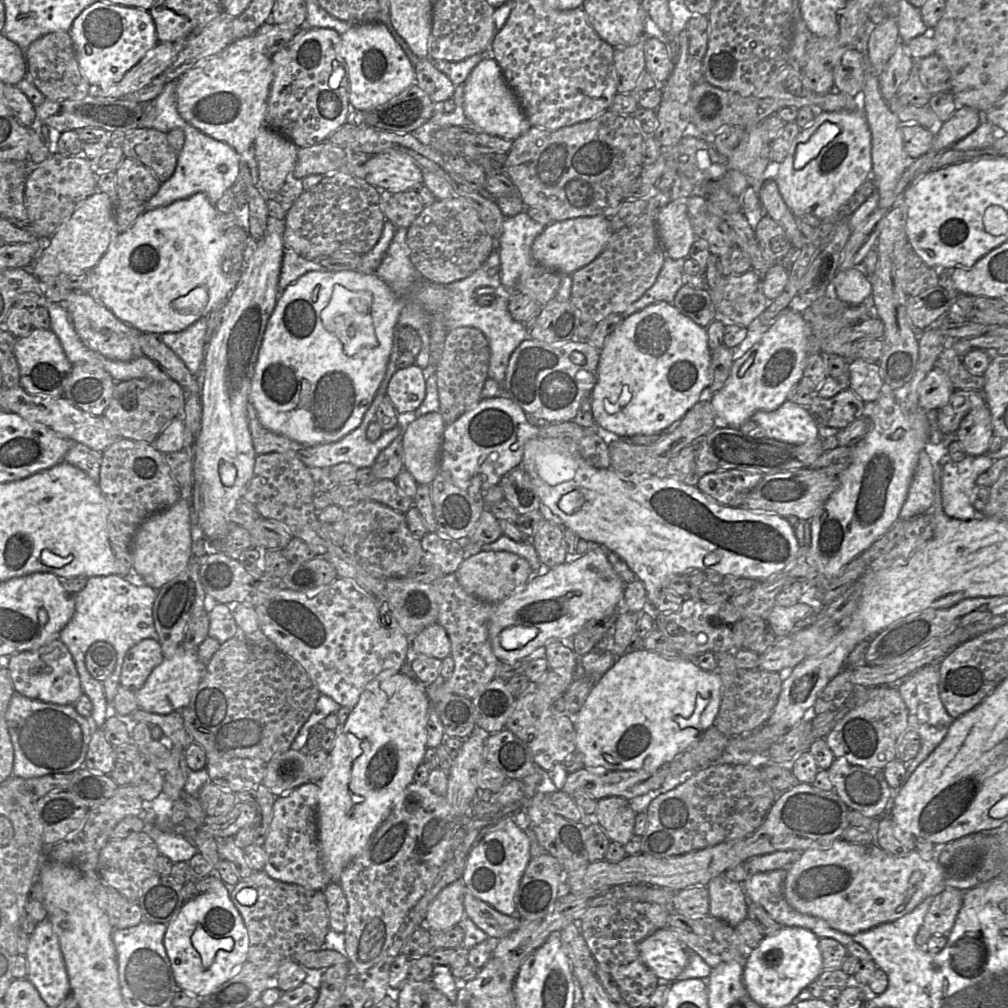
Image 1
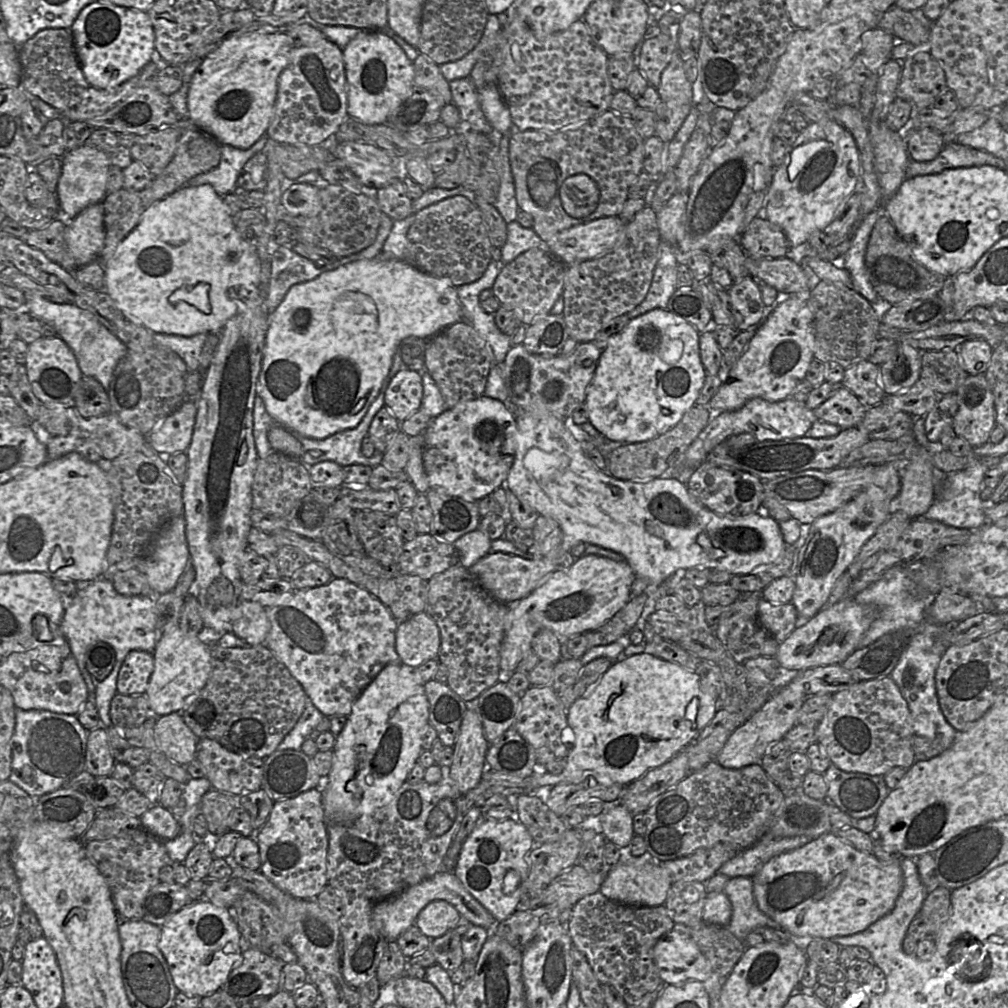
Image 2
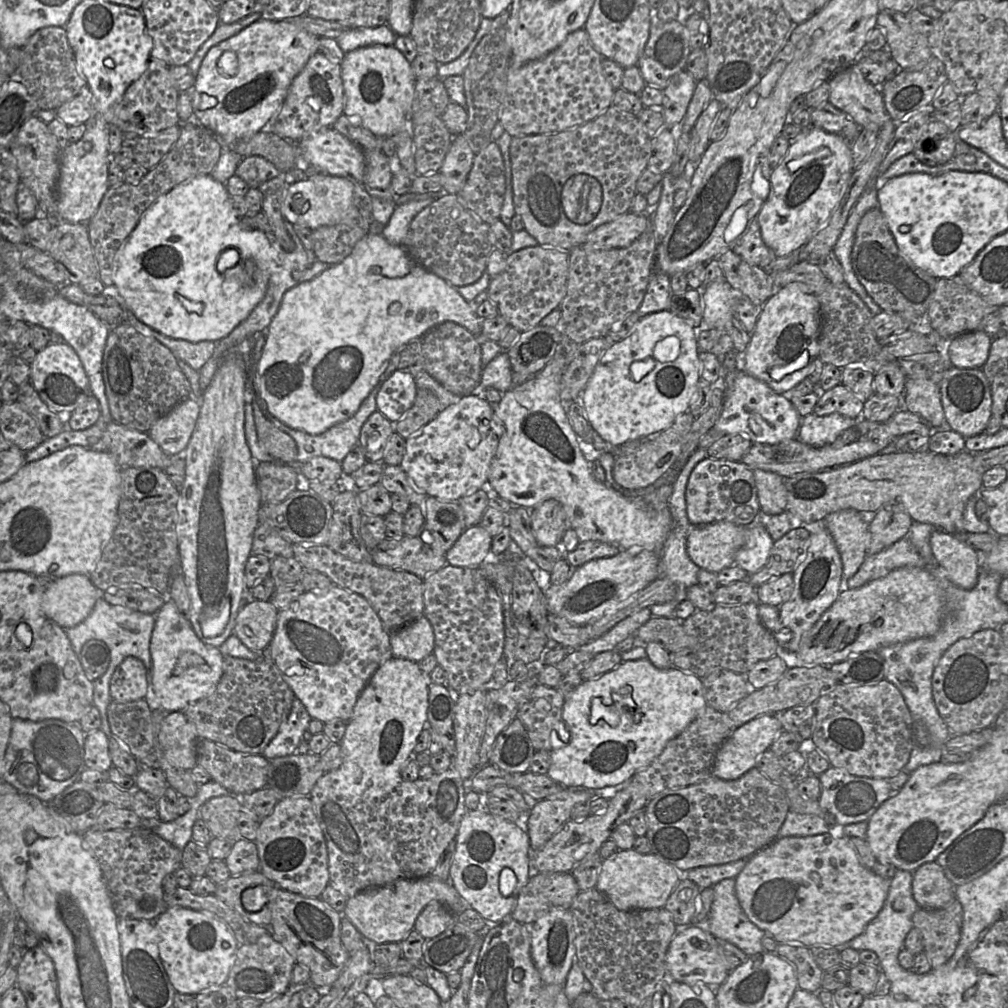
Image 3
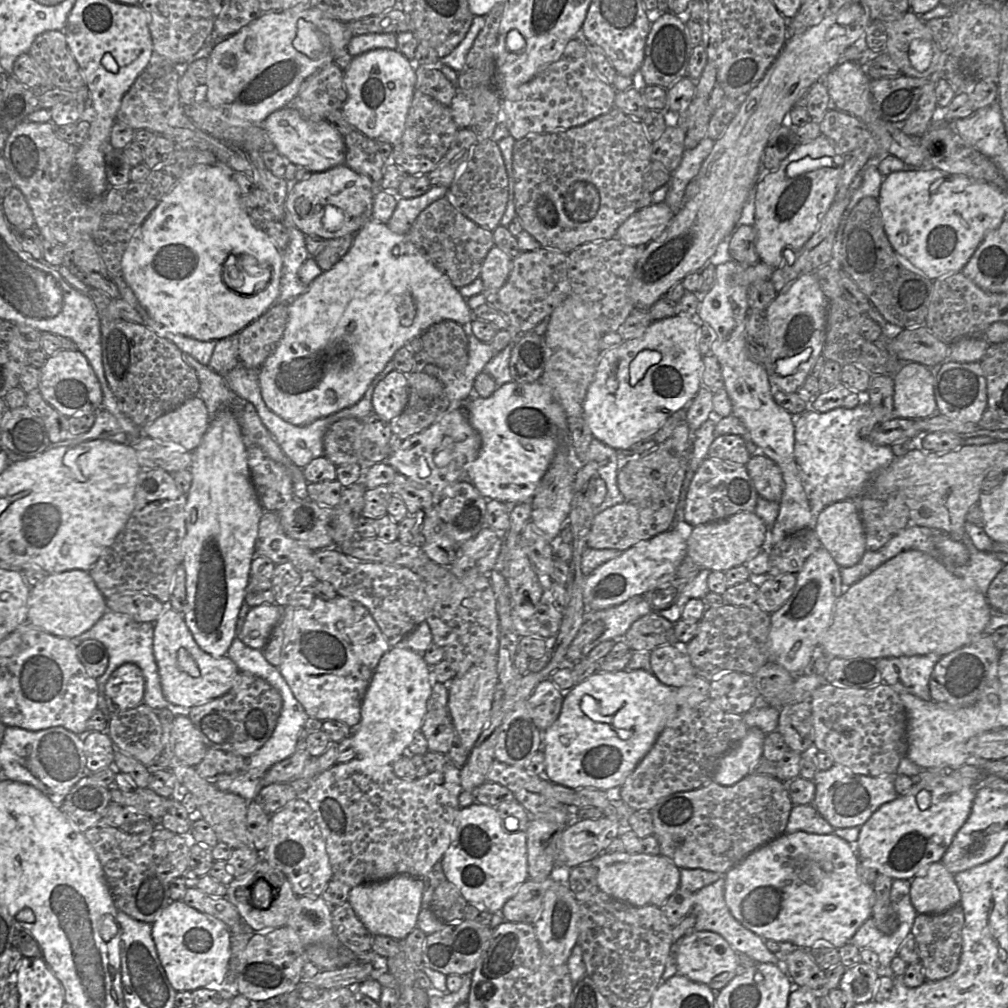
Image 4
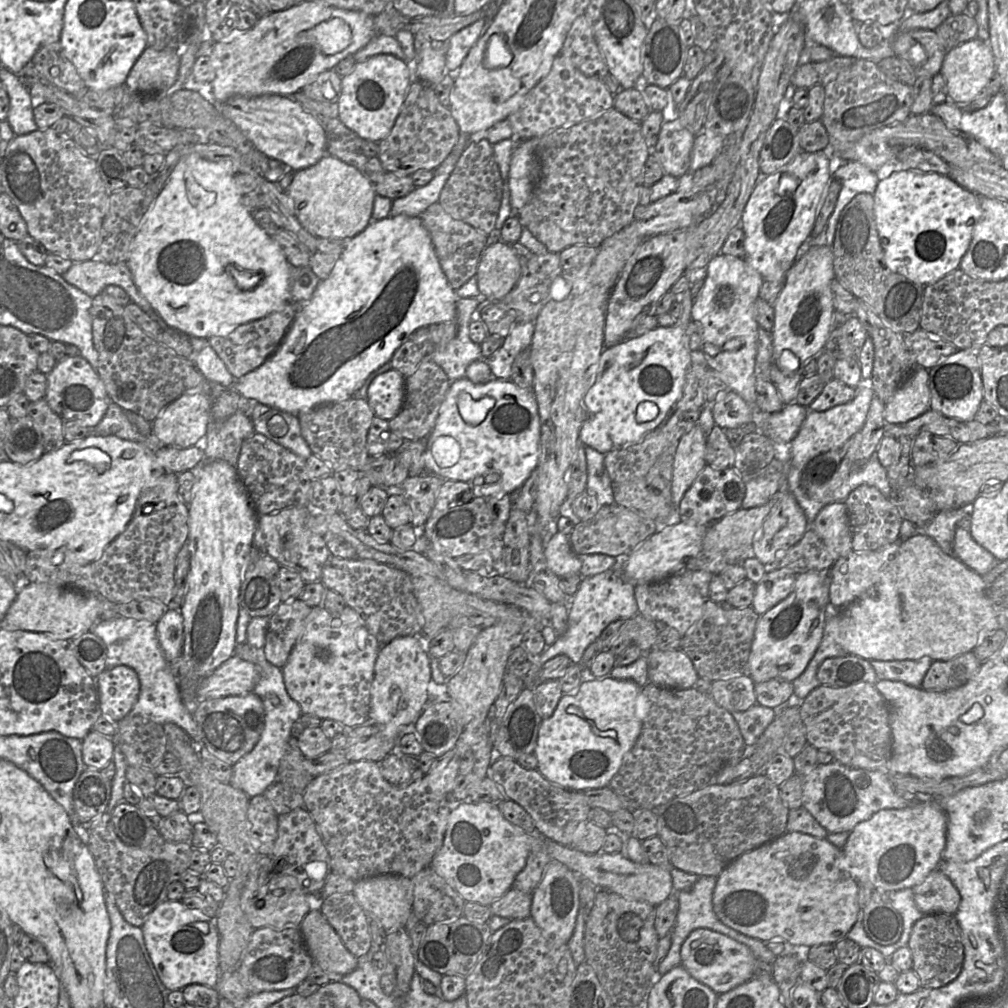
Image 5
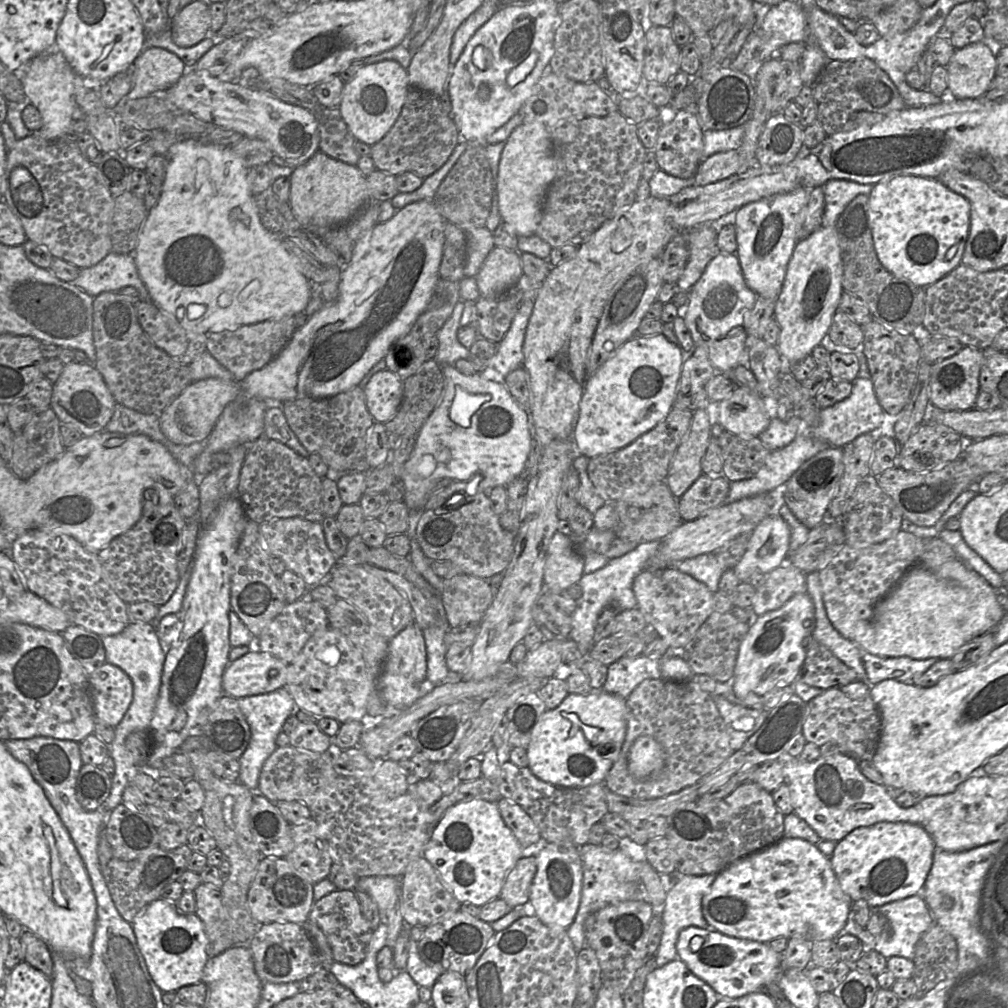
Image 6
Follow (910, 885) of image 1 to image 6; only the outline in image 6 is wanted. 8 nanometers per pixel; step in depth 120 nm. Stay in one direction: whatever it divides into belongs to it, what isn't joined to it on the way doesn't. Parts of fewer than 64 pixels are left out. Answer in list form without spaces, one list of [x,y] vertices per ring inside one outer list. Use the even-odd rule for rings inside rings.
[[[783,837],[718,873],[702,899],[702,913],[711,928],[731,937],[763,943],[793,936],[820,941],[836,940],[843,933],[852,904],[840,886],[830,858],[817,845]]]

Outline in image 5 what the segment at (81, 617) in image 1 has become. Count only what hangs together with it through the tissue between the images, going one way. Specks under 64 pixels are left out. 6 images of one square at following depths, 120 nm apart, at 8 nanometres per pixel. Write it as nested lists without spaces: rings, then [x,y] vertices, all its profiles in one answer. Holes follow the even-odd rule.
[[[118,615],[109,620],[99,620],[92,628],[92,632],[106,646],[106,669],[124,665],[135,670],[138,675],[140,693],[128,715],[146,717],[162,726],[166,723],[174,723],[182,728],[195,744],[203,745],[199,729],[192,716],[192,708],[183,701],[176,674],[159,645],[156,623],[137,621]]]

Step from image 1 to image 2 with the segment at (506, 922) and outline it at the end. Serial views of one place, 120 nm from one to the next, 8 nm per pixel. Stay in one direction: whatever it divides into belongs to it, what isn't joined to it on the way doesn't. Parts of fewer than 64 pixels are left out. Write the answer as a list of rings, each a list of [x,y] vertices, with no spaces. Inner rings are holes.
[[[437,872],[401,893],[376,903],[372,909],[372,921],[387,941],[396,941],[403,932],[415,924],[421,910],[434,900],[449,902],[473,925],[494,929],[498,923],[493,915],[465,889],[453,872]]]

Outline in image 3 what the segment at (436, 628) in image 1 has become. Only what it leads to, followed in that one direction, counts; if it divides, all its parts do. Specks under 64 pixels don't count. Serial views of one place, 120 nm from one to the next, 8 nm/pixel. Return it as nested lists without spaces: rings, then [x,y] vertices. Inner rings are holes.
[[[422,615],[390,635],[394,657],[419,663],[434,651],[435,635],[430,621]]]

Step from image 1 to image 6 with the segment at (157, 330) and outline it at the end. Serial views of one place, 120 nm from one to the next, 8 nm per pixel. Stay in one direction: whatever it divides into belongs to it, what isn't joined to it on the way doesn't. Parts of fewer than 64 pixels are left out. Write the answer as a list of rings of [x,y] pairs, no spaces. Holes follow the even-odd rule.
[[[196,139],[175,143],[170,147],[165,157],[166,170],[160,198],[148,212],[134,253],[129,254],[134,256],[138,274],[144,283],[147,295],[153,300],[153,304],[171,319],[175,319],[184,329],[194,333],[233,331],[244,325],[266,320],[279,320],[302,312],[311,296],[311,282],[301,271],[299,261],[286,246],[284,238],[275,236],[263,226],[253,200],[253,194],[247,183],[249,168],[242,159],[232,151],[231,147],[203,144]]]

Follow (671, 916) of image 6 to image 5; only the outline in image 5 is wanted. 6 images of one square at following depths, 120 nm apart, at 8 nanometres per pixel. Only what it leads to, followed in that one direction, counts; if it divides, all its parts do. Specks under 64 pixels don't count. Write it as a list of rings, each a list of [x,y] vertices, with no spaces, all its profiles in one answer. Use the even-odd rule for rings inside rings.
[[[701,876],[690,887],[684,890],[681,890],[679,892],[676,892],[678,902],[679,902],[679,909],[678,909],[675,924],[672,930],[670,931],[670,935],[671,935],[670,949],[667,955],[660,962],[657,969],[659,977],[664,975],[674,967],[681,965],[681,946],[683,942],[687,939],[689,934],[693,930],[698,928],[707,928],[707,929],[711,929],[713,931],[722,933],[748,946],[757,959],[763,960],[771,964],[774,963],[777,956],[767,948],[766,944],[763,941],[758,940],[756,938],[749,937],[745,934],[742,934],[728,927],[727,925],[722,923],[719,920],[719,918],[716,916],[713,910],[713,902],[712,902],[713,892],[716,886],[716,880],[717,878],[714,876]]]

